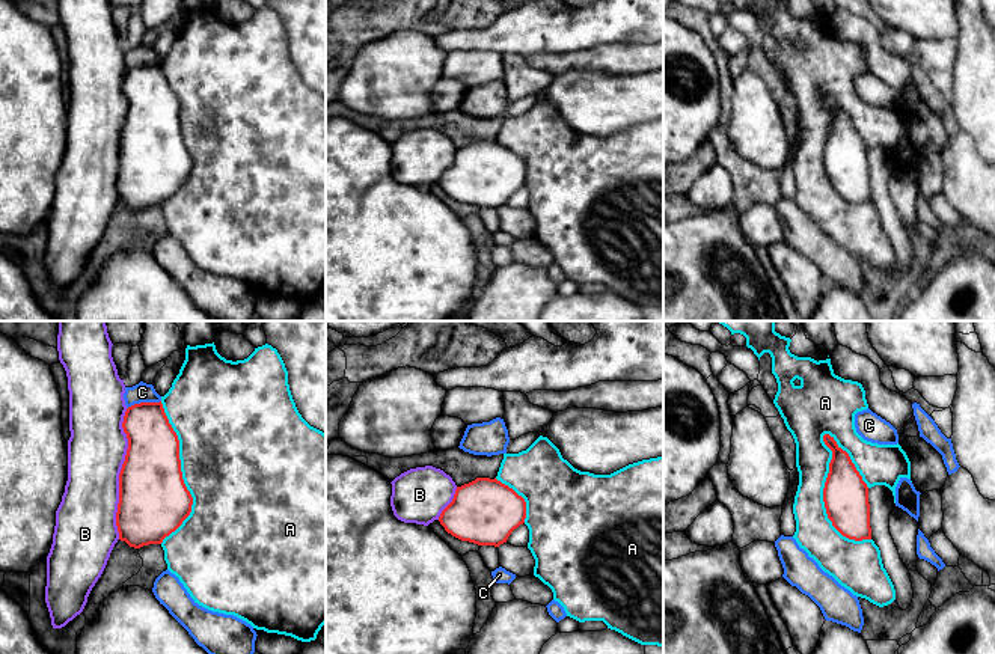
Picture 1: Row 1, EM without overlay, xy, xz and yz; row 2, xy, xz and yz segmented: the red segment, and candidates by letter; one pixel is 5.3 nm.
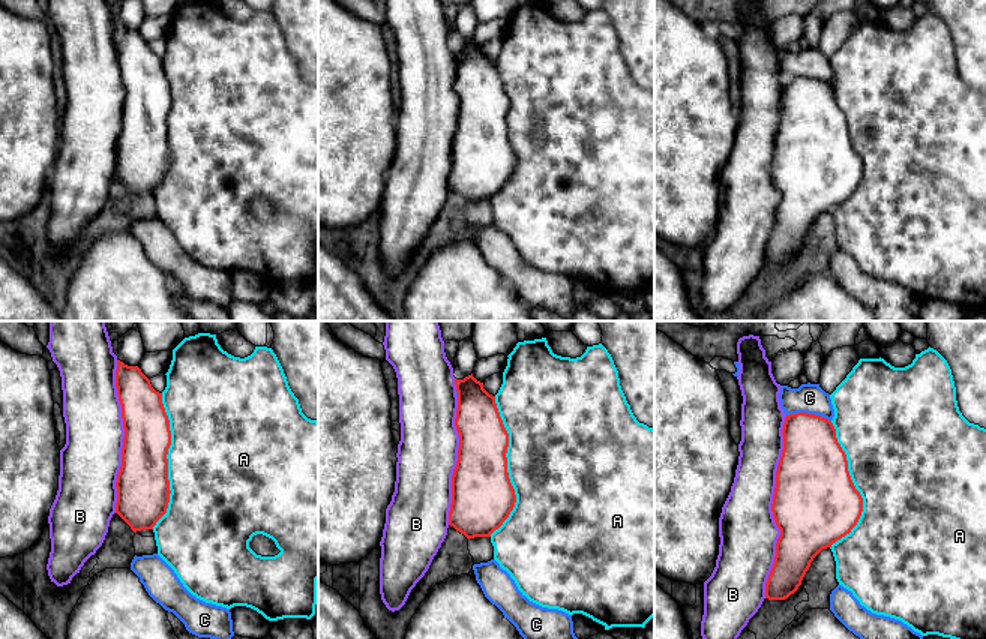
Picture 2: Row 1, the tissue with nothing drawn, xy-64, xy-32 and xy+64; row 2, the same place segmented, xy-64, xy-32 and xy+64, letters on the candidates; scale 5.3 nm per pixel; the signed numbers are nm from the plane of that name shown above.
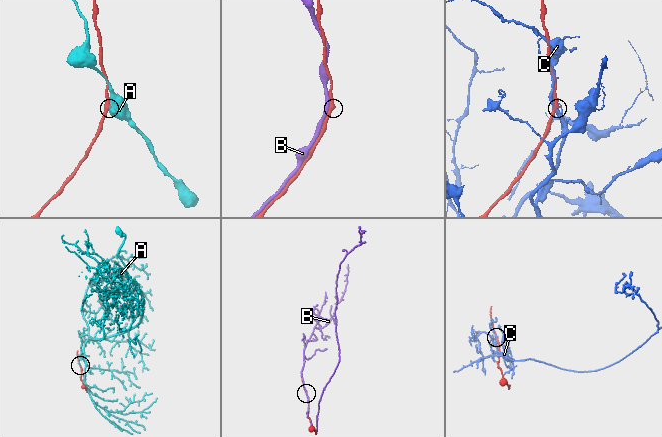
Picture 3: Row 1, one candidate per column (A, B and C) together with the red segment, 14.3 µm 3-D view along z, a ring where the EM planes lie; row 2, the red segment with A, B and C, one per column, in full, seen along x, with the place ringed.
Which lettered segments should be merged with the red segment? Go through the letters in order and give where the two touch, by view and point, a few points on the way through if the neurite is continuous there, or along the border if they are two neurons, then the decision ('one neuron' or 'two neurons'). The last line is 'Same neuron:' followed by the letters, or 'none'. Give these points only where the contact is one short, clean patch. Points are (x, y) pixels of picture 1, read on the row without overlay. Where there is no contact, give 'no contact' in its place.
A: yz (823, 160) | two neurons
B: xy (119, 136) | one neuron
C: xy (143, 65) | two neurons
Same neuron: B

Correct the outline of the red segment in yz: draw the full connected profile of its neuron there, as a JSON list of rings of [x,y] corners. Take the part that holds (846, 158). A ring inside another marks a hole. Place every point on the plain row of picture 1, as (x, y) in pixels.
[[[823,98],[832,113],[829,136],[823,151],[823,164],[832,188],[846,200],[871,202],[868,149],[834,99]]]

